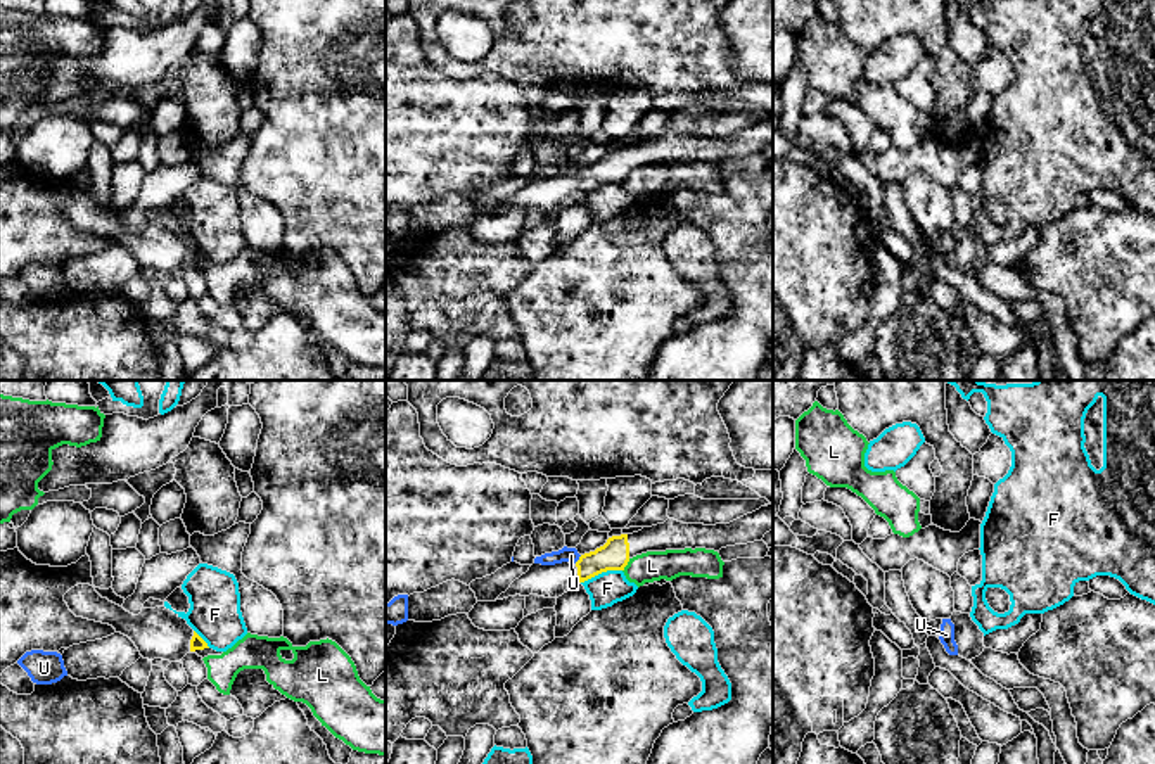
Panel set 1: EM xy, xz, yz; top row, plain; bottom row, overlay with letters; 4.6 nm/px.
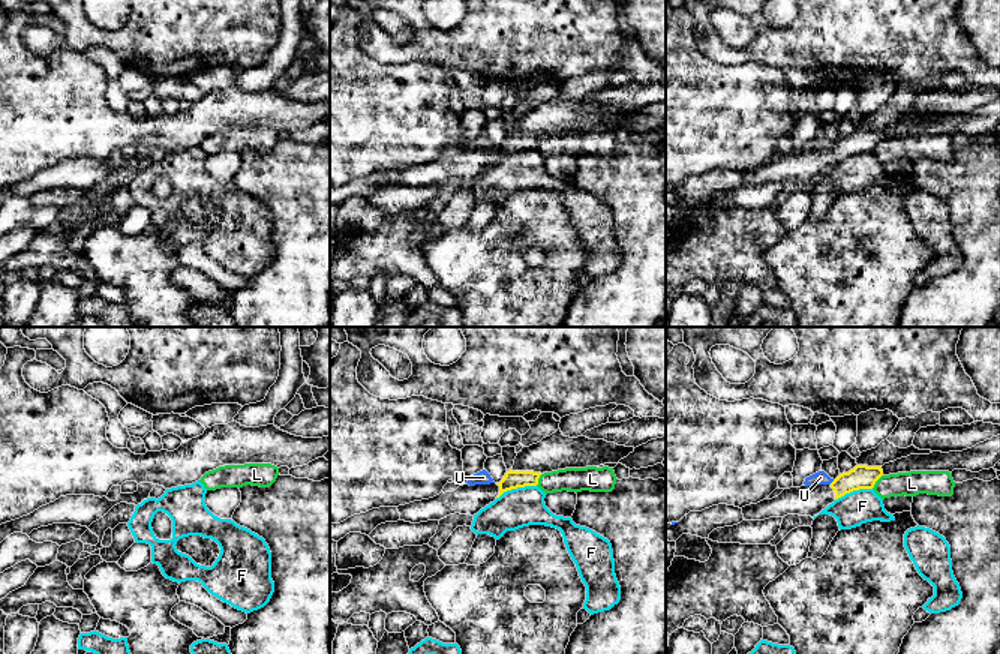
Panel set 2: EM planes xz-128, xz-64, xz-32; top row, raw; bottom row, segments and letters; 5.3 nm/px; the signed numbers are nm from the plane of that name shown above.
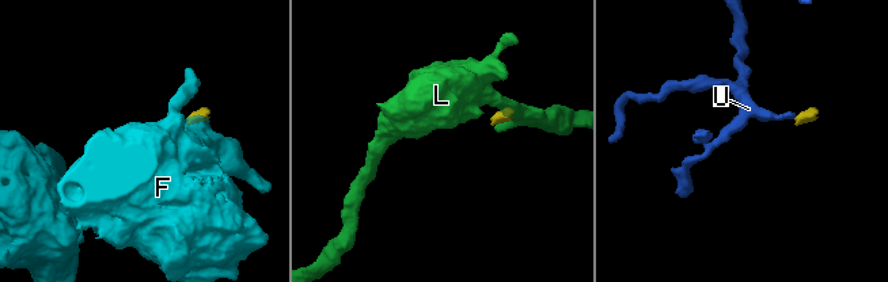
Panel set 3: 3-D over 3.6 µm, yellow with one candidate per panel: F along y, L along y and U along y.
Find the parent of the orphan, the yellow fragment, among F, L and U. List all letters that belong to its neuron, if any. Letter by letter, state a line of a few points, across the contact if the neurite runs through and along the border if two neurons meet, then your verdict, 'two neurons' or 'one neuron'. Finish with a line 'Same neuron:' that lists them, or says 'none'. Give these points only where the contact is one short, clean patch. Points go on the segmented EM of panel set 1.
F: line xz (621, 569), (602, 571), (581, 583); two neurons
L: line xz (630, 559), (623, 571); two neurons
U: line xz (581, 555), (574, 562); two neurons
Same neuron: none

